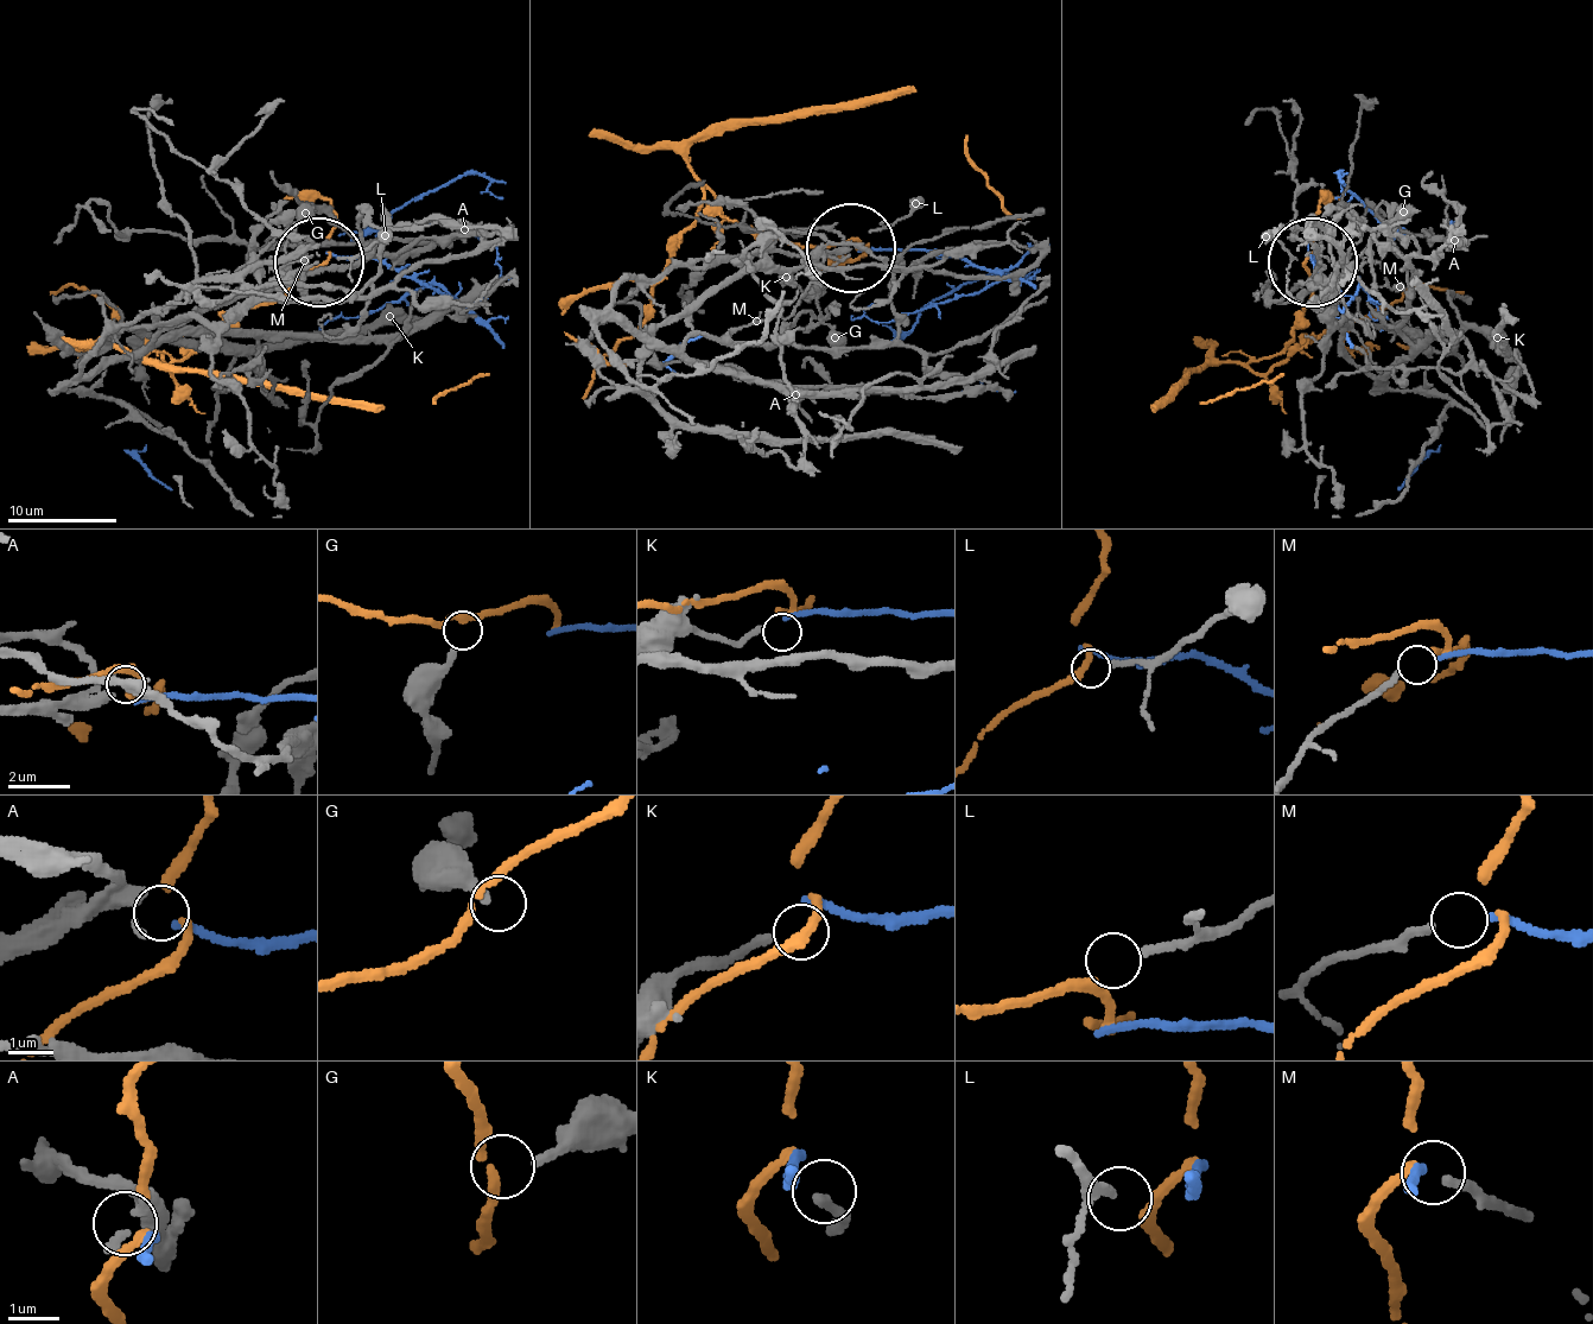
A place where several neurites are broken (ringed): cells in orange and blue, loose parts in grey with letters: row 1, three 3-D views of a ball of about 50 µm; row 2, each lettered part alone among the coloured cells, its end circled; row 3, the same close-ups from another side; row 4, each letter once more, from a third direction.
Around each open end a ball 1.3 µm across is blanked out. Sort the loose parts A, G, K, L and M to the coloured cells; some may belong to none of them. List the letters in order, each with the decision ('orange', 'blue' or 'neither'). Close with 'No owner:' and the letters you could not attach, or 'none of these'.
A: neither
G: neither
K: neither
L: orange
M: blue
No owner: A, G, K

